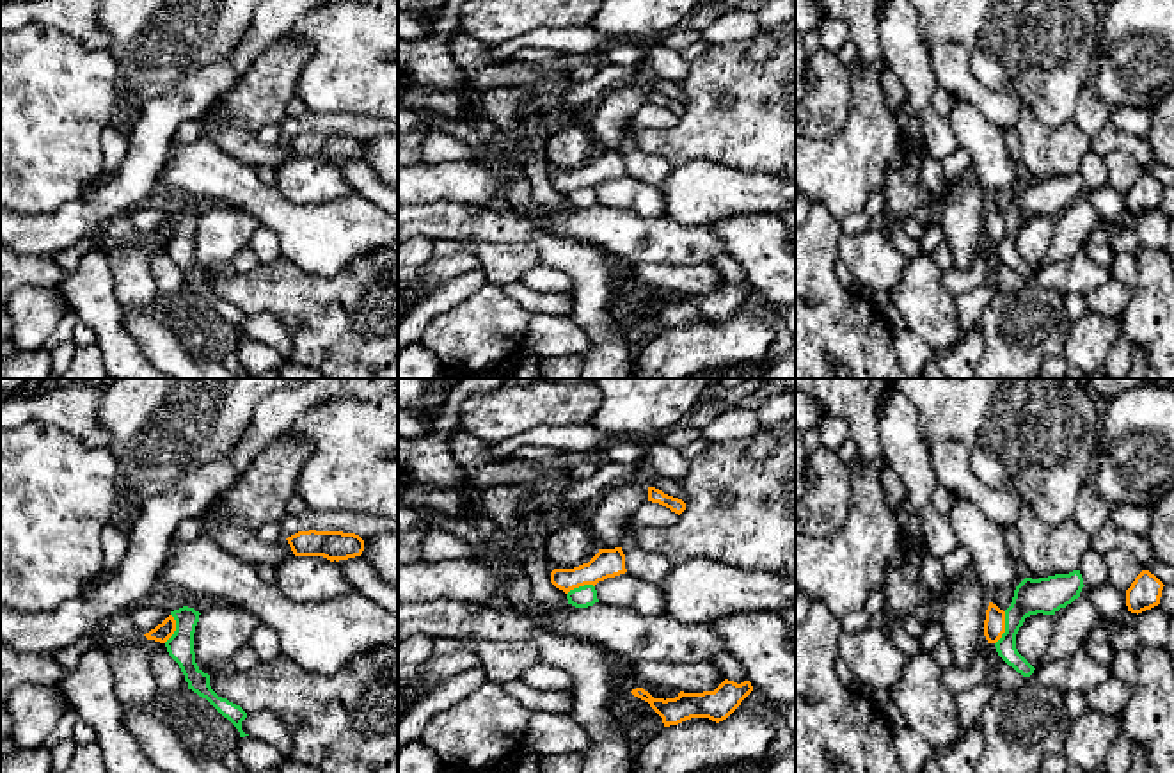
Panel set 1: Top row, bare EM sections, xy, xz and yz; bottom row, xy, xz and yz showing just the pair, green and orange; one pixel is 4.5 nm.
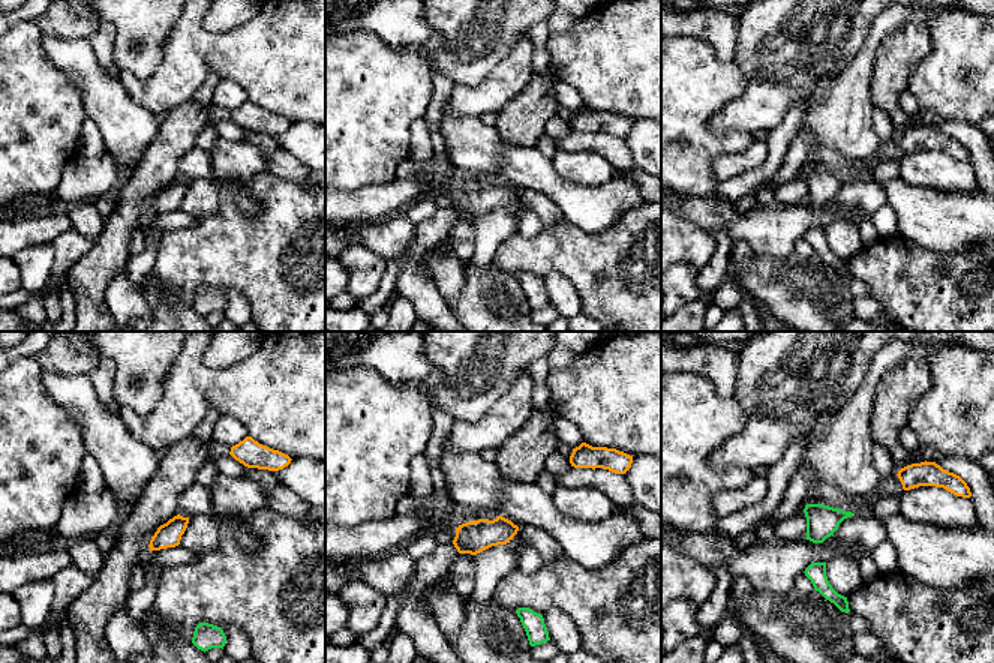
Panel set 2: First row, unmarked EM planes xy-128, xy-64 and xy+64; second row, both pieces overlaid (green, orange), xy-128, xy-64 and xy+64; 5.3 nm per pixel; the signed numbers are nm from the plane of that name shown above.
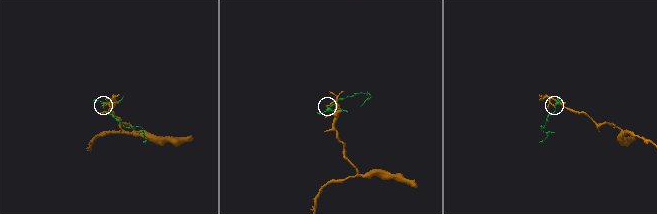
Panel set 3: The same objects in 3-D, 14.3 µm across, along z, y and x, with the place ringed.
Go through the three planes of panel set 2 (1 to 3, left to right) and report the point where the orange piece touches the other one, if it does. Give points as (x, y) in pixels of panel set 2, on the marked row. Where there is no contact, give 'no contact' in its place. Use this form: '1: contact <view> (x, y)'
1: no contact
2: no contact
3: no contact

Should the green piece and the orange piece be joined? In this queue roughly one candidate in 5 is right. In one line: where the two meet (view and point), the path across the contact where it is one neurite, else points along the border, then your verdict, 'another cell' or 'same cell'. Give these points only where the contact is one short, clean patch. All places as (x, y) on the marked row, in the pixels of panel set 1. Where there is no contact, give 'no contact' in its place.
yz (1006, 628) | another cell

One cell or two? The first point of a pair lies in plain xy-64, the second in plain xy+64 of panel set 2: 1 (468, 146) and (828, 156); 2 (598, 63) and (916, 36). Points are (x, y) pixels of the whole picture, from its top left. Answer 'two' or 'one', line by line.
1: one
2: two

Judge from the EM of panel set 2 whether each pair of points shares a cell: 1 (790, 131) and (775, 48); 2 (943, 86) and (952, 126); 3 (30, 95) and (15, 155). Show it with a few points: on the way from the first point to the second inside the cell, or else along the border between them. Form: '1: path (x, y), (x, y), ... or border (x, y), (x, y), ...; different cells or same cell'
1: border (816, 90), (807, 99), (795, 102), (766, 131); different cells
2: border (949, 119), (976, 126); different cells
3: path (26, 111), (26, 128), (35, 138), (32, 144); same cell

